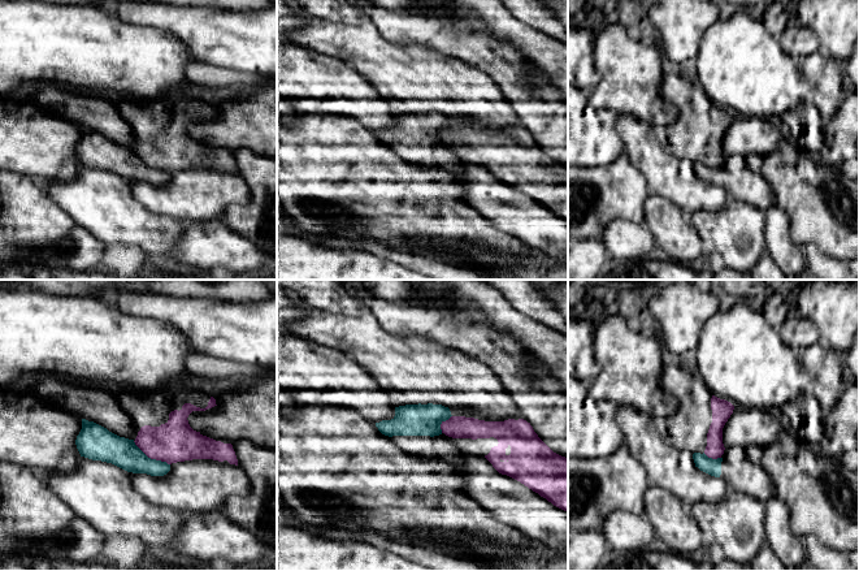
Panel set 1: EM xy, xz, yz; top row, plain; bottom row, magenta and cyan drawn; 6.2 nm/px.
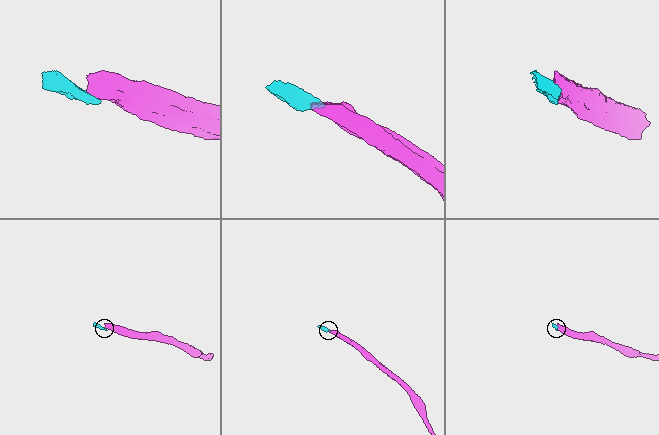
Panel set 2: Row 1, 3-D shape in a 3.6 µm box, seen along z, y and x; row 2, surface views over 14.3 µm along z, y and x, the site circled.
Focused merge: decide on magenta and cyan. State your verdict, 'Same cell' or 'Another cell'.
Another cell

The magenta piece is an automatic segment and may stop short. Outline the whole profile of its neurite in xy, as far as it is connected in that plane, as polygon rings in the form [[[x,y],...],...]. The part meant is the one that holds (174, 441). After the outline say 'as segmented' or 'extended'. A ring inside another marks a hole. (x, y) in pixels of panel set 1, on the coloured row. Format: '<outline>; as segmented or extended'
[[[213,397],[205,408],[185,403],[179,411],[174,410],[169,414],[165,424],[142,427],[134,442],[148,458],[168,464],[192,459],[213,459],[227,460],[230,464],[238,466],[231,444],[203,436],[188,424],[187,418],[192,411],[205,411],[214,406],[217,405]]]; as segmented

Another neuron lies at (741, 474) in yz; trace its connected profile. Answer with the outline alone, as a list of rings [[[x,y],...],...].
[[[726,447],[717,459],[708,458],[704,453],[694,453],[693,459],[695,467],[723,479],[736,492],[749,494],[763,503],[775,497],[771,476],[750,458],[743,447]]]

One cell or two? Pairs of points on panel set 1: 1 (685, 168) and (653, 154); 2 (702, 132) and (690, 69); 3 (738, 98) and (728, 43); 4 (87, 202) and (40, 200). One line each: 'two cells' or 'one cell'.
1: one cell
2: one cell
3: one cell
4: two cells

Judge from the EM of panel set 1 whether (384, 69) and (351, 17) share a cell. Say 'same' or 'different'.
different

